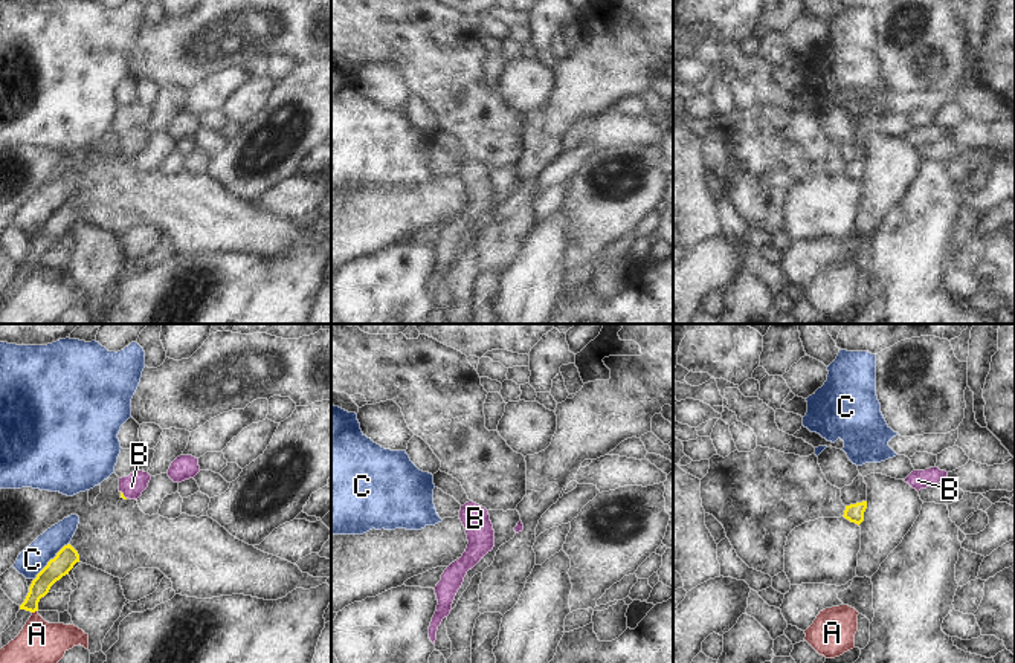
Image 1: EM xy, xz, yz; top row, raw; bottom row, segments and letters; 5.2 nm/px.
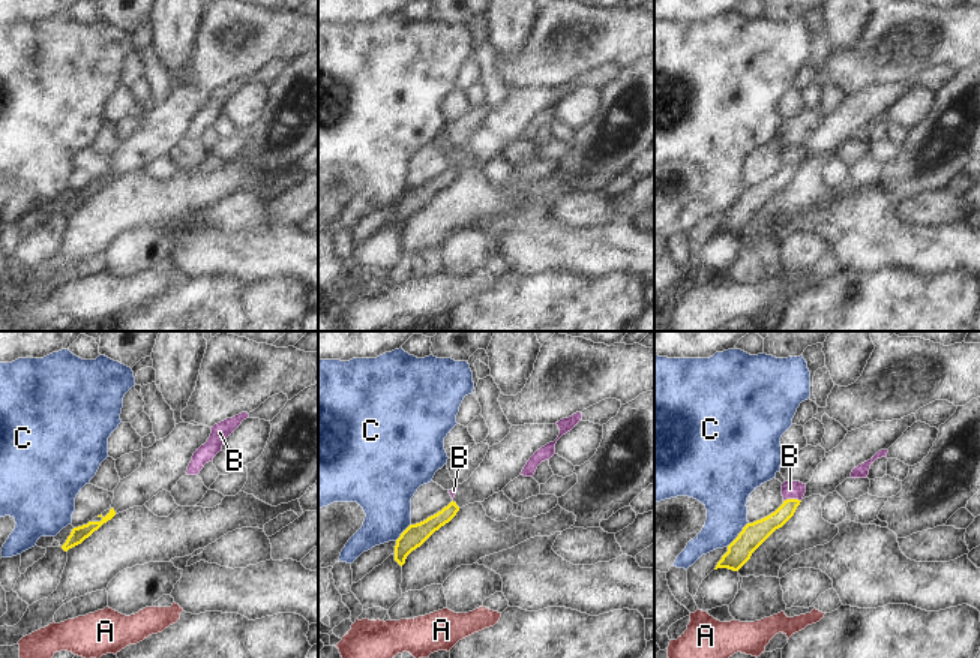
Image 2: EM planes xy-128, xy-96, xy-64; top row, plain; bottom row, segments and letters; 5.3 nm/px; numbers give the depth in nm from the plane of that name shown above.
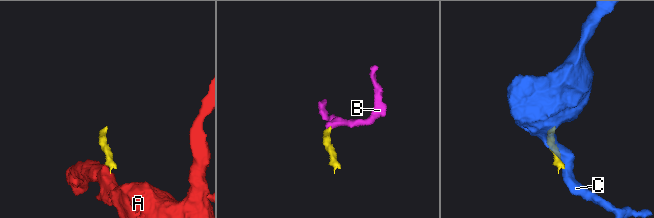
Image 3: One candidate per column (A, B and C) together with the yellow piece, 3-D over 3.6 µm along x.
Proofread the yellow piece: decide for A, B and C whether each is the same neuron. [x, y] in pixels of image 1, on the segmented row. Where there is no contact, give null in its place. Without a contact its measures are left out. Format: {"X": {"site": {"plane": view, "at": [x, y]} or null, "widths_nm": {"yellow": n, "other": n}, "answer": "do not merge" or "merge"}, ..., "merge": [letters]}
{"A": {"site": {"plane": "xy", "at": [34, 611]}, "widths_nm": {"yellow": 100, "other": 220}, "answer": "do not merge"}, "B": {"site": {"plane": "xy", "at": [122, 495]}, "widths_nm": {"yellow": 20, "other": 120}, "answer": "merge"}, "C": {"site": {"plane": "xy", "at": [49, 561]}, "widths_nm": {"yellow": 110, "other": 150}, "answer": "do not merge"}, "merge": ["B"]}

